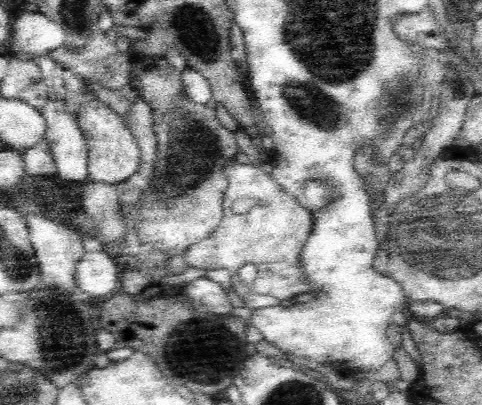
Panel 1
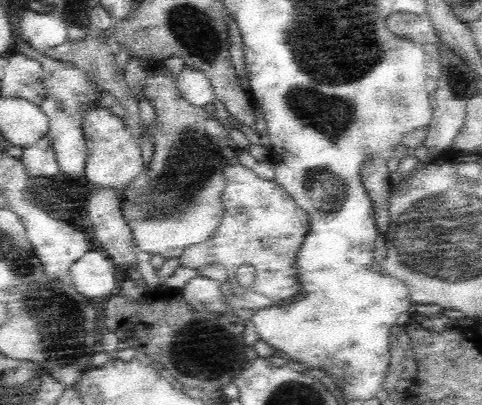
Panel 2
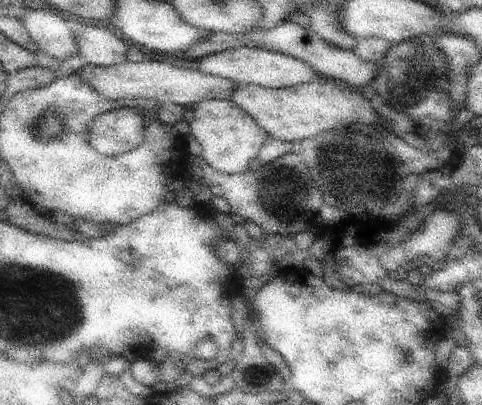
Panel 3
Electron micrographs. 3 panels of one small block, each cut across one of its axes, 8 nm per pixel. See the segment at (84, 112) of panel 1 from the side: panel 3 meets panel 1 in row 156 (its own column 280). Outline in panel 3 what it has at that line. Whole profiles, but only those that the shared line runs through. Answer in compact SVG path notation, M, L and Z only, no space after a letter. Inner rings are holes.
M317 78L309 84L293 86L293 88L261 88L255 84L243 84L233 90L231 102L249 112L257 124L273 138L279 138L283 142L301 142L315 136L321 136L329 130L343 130L355 124L365 126L381 126L379 112L375 104L369 104L365 94L359 90L353 90L349 86L341 86L339 82L329 82L323 78Z

